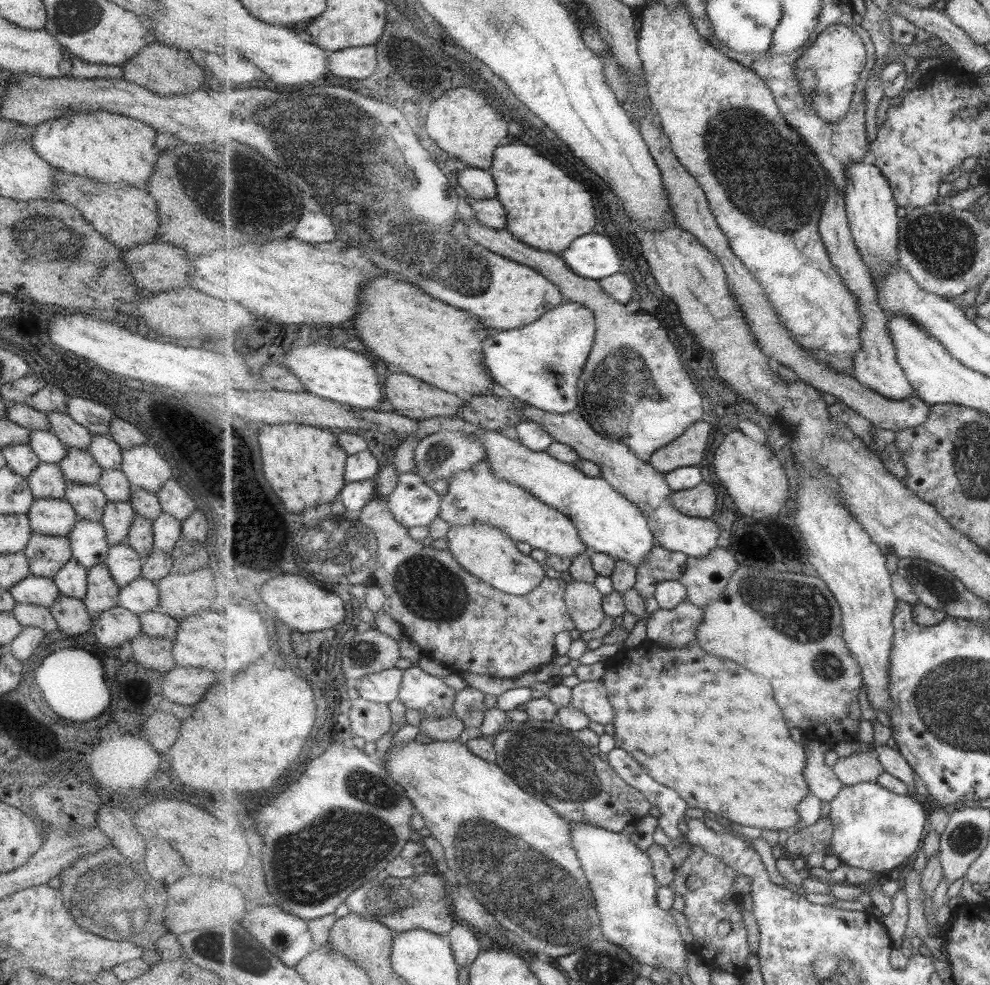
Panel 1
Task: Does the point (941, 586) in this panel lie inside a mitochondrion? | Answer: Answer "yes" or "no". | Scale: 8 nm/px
yes

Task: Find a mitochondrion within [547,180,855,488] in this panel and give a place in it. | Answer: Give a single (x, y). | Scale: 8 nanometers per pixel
(620, 378)

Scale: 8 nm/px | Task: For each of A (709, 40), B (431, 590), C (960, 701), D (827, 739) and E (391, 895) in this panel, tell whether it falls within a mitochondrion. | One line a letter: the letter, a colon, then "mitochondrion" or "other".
A: other
B: mitochondrion
C: mitochondrion
D: other
E: mitochondrion

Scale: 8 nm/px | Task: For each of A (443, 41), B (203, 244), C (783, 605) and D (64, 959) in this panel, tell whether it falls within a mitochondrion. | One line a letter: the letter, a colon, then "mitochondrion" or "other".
A: other
B: other
C: mitochondrion
D: mitochondrion

